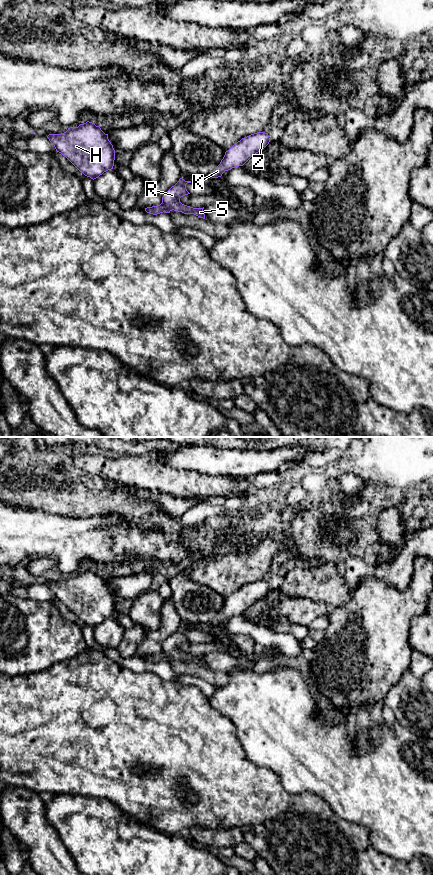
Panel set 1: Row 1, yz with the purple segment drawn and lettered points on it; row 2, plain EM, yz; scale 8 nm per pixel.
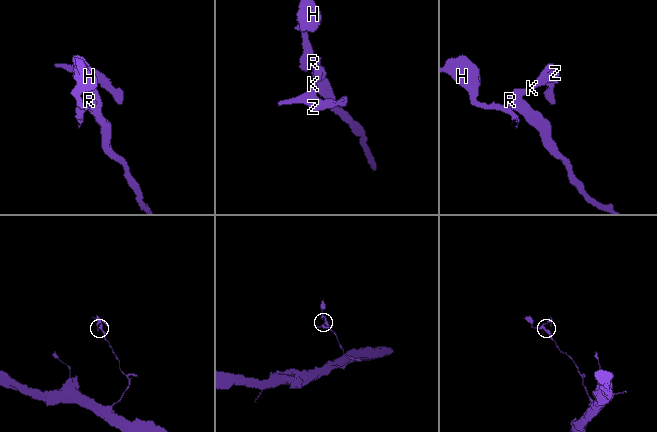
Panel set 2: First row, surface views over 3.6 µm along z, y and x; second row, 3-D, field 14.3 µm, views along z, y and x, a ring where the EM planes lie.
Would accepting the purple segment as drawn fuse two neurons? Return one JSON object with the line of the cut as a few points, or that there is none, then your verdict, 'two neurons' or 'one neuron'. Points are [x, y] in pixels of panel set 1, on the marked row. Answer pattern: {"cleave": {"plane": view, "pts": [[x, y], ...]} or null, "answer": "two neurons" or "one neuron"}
{"cleave": {"plane": "yz", "pts": [[161, 203], [169, 211]]}, "answer": "two neurons"}

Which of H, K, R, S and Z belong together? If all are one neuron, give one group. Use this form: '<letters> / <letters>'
H / K R S Z

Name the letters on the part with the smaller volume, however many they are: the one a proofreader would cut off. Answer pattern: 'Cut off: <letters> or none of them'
Cut off: H

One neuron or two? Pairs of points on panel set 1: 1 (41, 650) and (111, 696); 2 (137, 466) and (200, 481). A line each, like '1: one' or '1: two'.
1: two
2: one

